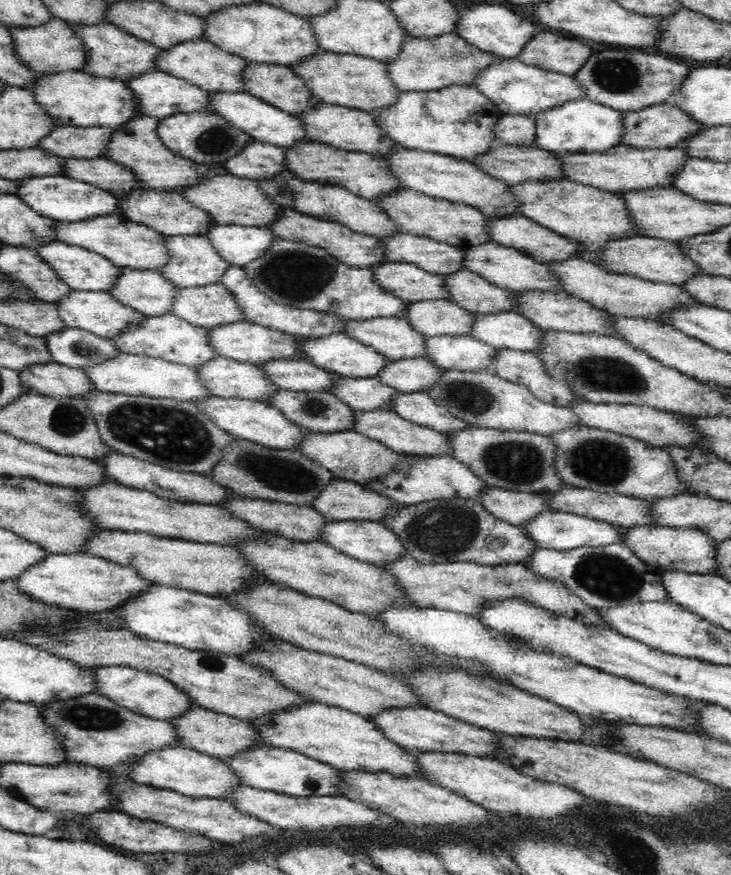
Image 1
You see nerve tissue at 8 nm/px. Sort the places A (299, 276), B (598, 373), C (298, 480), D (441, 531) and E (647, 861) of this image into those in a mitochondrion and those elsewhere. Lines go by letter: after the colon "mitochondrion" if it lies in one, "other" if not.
A: mitochondrion
B: mitochondrion
C: mitochondrion
D: mitochondrion
E: mitochondrion

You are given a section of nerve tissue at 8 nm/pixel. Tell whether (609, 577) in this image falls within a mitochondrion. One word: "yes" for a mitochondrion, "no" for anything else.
yes

